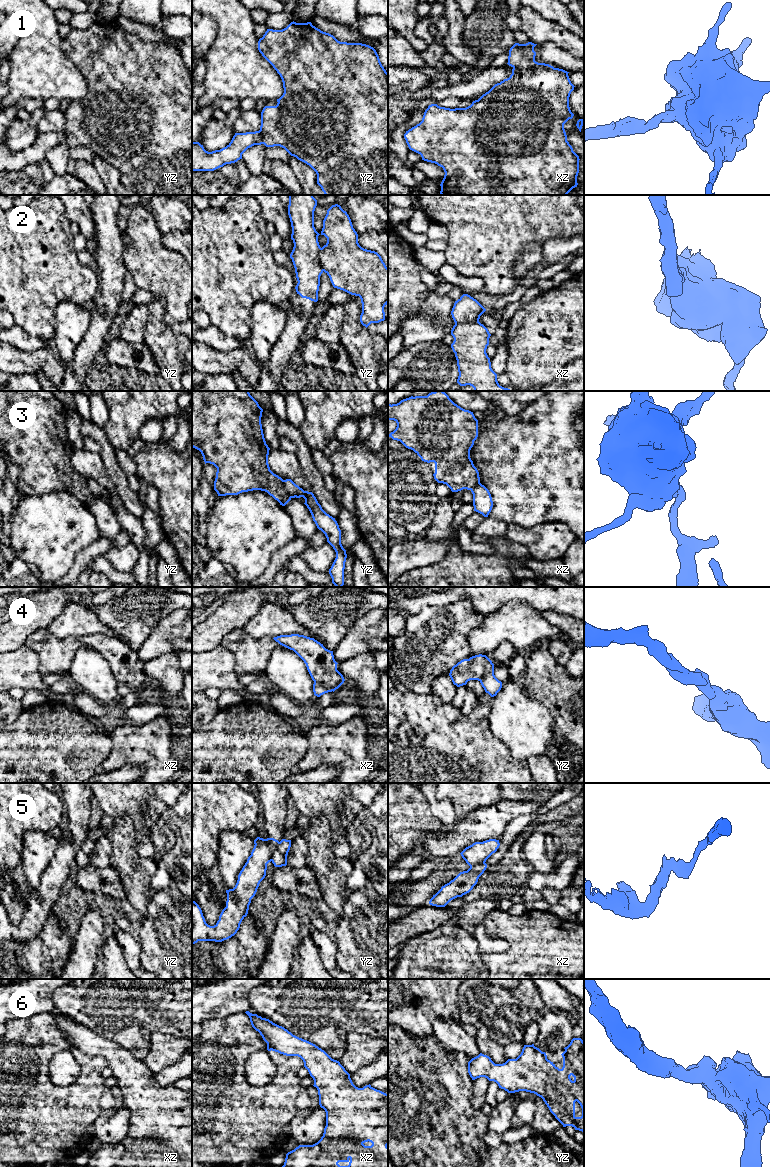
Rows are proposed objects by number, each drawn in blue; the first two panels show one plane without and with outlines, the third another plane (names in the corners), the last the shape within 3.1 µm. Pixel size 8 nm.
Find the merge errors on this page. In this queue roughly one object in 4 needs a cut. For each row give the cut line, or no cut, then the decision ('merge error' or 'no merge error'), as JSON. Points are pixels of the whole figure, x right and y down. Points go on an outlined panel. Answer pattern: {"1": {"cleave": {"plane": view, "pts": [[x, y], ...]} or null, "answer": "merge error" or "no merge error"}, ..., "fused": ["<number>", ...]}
{"1": {"cleave": null, "answer": "no merge error"}, "2": {"cleave": {"plane": "xz", "pts": [[478, 321], [455, 324]]}, "answer": "merge error"}, "3": {"cleave": {"plane": "yz", "pts": [[283, 480], [285, 490], [291, 497]]}, "answer": "merge error"}, "4": {"cleave": null, "answer": "no merge error"}, "5": {"cleave": {"plane": "yz", "pts": [[279, 842], [270, 860]]}, "answer": "merge error"}, "6": {"cleave": null, "answer": "no merge error"}, "fused": ["2", "3", "5"]}

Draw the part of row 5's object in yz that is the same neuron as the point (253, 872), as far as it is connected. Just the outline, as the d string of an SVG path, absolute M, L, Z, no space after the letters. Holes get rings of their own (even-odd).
M257 837L254 844L251 855L238 875L235 887L226 890L226 907L214 926L206 923L201 908L192 901L192 944L198 941L222 942L239 930L242 920L248 914L251 899L266 876L267 864L271 862L279 841Z

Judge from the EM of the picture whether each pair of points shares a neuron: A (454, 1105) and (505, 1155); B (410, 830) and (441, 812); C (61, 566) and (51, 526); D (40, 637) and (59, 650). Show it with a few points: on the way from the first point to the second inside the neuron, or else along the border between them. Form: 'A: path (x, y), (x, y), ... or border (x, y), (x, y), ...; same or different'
A: border (485, 1145), (485, 1148), (478, 1156); different
B: border (425, 797), (431, 813), (446, 827); different
C: path (55, 556), (55, 548), (51, 544), (51, 536); same
D: path (45, 638), (48, 638), (54, 645); same

